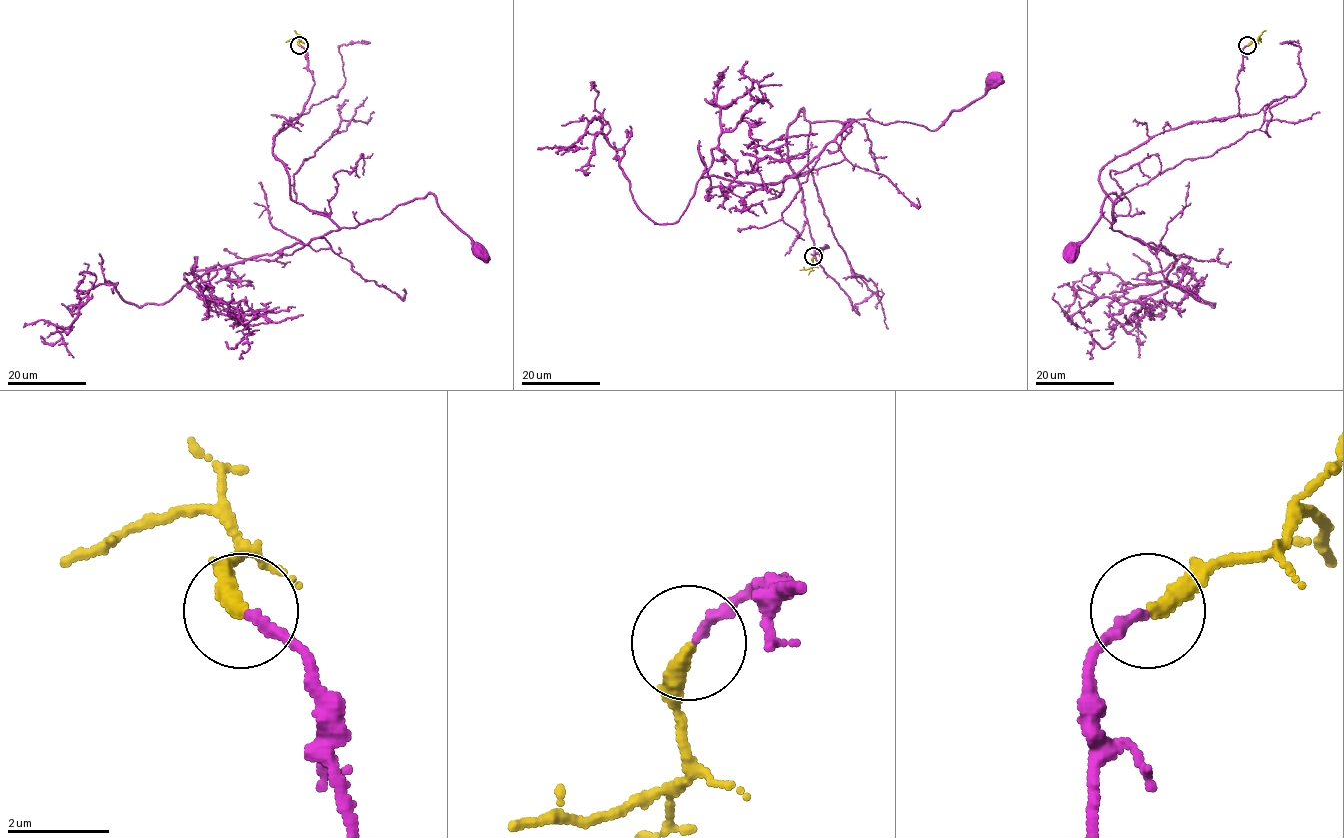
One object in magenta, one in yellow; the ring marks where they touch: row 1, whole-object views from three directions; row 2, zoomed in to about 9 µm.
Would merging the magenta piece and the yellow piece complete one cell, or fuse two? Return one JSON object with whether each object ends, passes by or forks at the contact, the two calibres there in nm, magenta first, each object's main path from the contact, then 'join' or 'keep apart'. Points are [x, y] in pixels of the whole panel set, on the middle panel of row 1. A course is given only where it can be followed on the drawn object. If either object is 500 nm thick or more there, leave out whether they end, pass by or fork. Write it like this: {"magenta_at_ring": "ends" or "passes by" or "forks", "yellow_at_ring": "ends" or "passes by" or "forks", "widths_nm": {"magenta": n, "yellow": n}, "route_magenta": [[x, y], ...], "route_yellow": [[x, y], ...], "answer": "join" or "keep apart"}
{"magenta_at_ring": "ends", "yellow_at_ring": "ends", "widths_nm": {"magenta": 180, "yellow": 340}, "route_magenta": [[814, 256], [828, 248], [814, 243], [786, 136], [803, 107], [808, 121], [898, 121], [935, 130], [994, 79]], "route_yellow": [[814, 256], [811, 268], [800, 270]], "answer": "join"}

